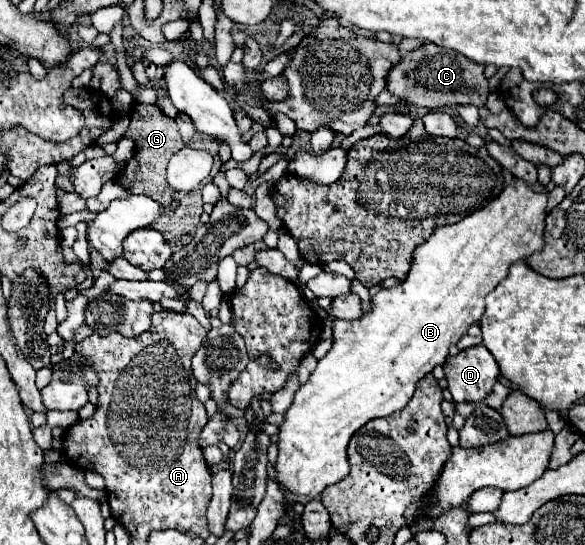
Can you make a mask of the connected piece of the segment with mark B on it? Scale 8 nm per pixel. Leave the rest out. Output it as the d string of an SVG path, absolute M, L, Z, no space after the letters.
M514 179L514 185L506 187L498 199L492 199L484 209L466 215L450 227L438 227L434 235L416 249L408 277L390 289L380 289L372 297L372 311L360 319L342 321L330 317L314 301L312 291L307 287L302 289L304 298L319 316L332 320L334 345L318 361L310 379L296 391L292 405L284 413L284 421L278 427L276 481L286 491L316 499L328 485L334 485L348 475L350 465L346 461L346 445L350 437L370 419L388 417L390 413L404 409L414 395L416 383L436 365L442 365L448 357L448 347L458 343L462 333L480 321L484 313L484 297L506 277L508 267L542 249L546 201L548 193L532 193L530 185Z

